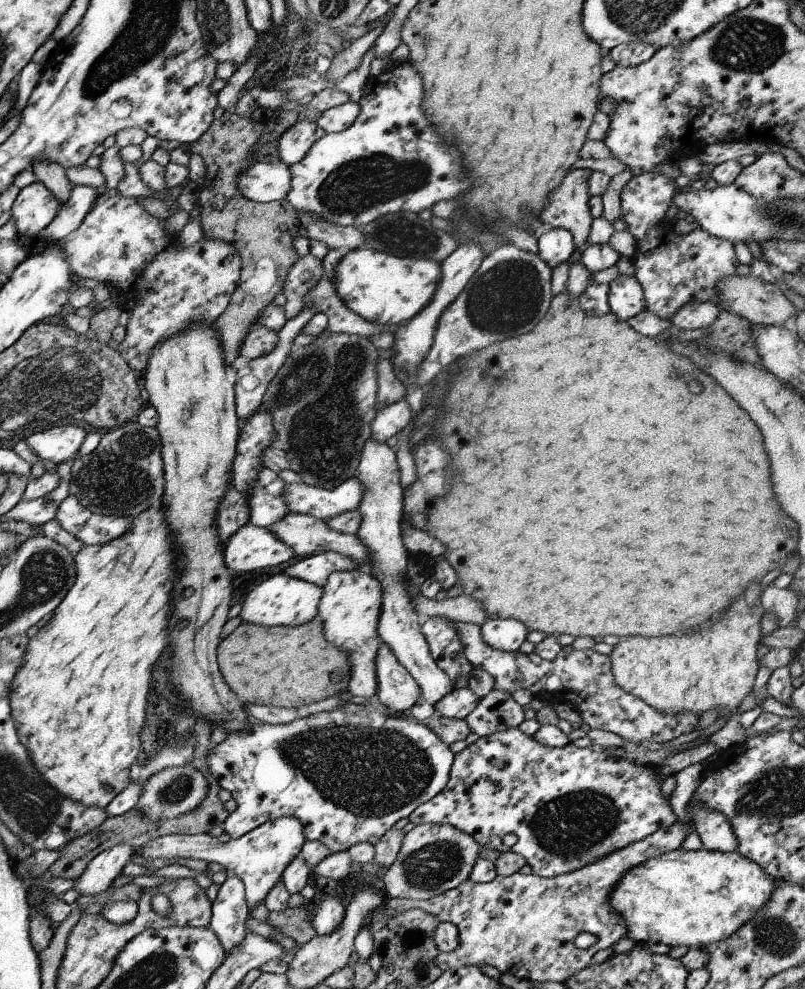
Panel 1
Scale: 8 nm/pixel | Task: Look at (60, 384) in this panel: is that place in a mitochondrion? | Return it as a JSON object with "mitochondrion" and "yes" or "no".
{"mitochondrion":"yes"}

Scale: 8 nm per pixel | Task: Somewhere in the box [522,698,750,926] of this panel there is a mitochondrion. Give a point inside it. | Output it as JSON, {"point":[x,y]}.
{"point":[567,828]}

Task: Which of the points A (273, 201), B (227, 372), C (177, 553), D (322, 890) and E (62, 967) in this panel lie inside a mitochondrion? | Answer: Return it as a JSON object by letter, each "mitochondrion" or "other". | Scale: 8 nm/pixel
{"A":"other","B":"other","C":"other","D":"other","E":"other"}

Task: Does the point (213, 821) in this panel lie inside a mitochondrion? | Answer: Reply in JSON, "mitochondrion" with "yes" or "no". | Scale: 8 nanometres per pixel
{"mitochondrion":"no"}

